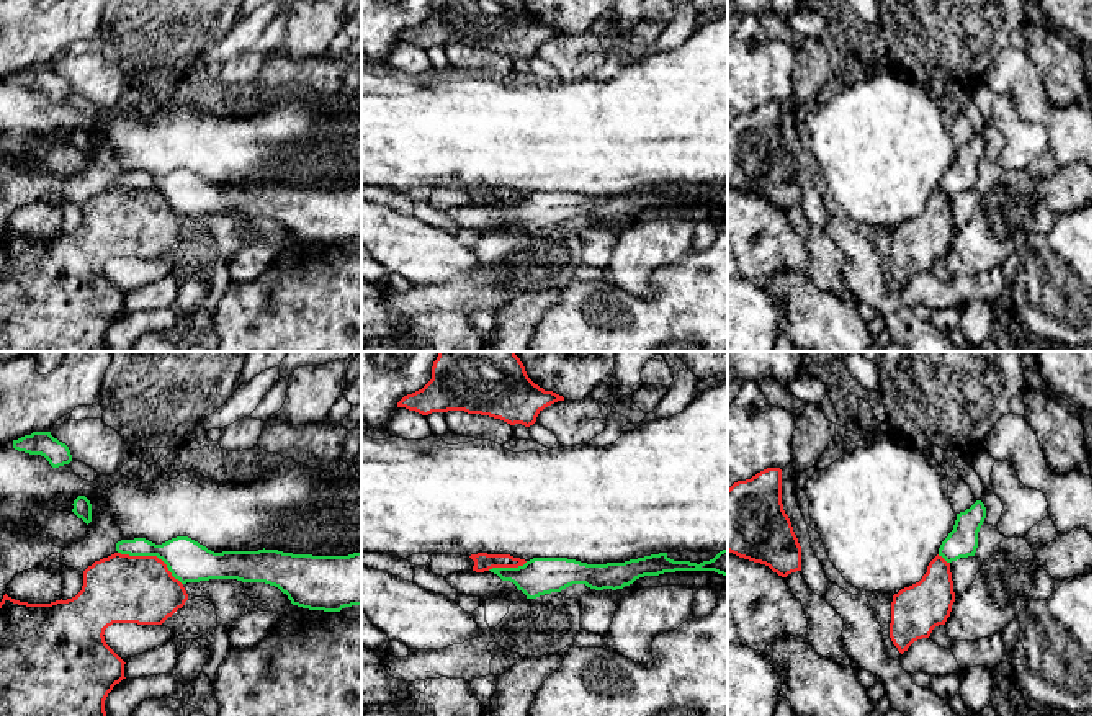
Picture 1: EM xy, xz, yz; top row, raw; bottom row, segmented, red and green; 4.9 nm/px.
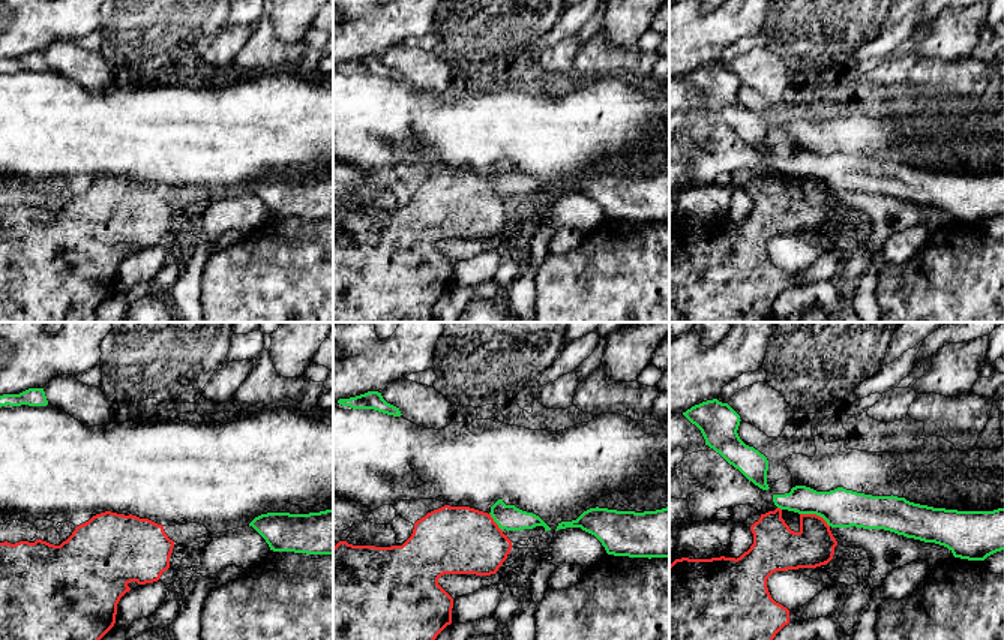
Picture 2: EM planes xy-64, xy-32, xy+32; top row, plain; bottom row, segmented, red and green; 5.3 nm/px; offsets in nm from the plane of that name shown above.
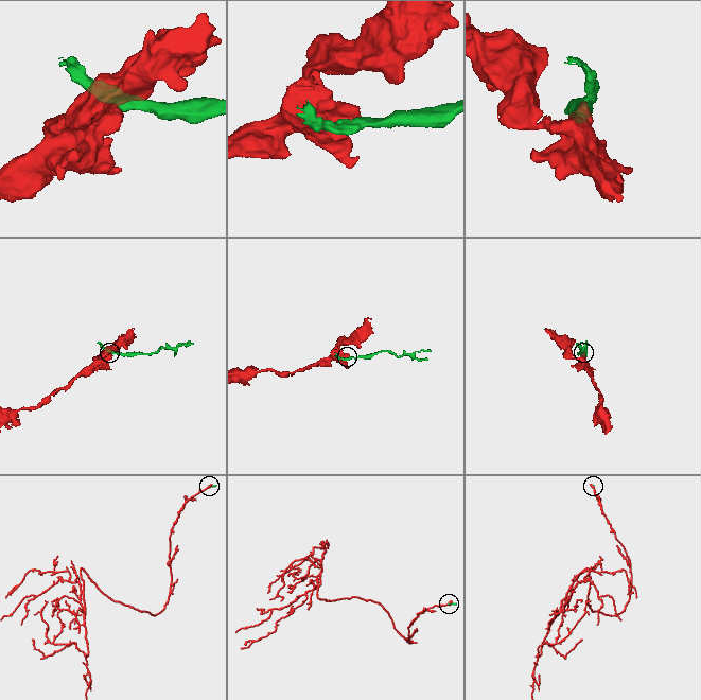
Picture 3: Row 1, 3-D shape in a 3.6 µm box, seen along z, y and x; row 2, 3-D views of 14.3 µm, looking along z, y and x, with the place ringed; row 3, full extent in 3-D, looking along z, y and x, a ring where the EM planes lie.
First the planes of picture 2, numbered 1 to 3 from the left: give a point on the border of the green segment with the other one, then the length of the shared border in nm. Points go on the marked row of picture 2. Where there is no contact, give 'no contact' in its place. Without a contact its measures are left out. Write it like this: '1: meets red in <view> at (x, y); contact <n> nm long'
1: no contact
2: meets red in xy-32 at (494, 522); contact 120 nm long
3: meets red in xy+32 at (815, 514); contact 180 nm long

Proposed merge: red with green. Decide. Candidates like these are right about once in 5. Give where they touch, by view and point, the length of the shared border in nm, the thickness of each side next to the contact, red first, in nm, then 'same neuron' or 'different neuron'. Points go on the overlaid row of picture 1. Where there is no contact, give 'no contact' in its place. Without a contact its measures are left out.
xy (152, 556) | 360 nm | 340/200 nm | different neuron

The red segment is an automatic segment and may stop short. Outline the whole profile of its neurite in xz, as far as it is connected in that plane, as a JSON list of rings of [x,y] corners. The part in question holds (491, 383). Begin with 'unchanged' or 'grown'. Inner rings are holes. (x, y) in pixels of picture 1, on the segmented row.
unchanged; [[[438,352],[432,366],[432,379],[422,389],[404,396],[397,407],[422,415],[464,411],[500,419],[510,425],[530,427],[545,407],[558,401],[564,401],[564,397],[535,384],[515,352]]]

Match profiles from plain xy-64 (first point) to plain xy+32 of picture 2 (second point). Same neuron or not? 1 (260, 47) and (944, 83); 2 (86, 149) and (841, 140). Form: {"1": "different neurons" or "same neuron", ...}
{"1": "same neuron", "2": "same neuron"}

